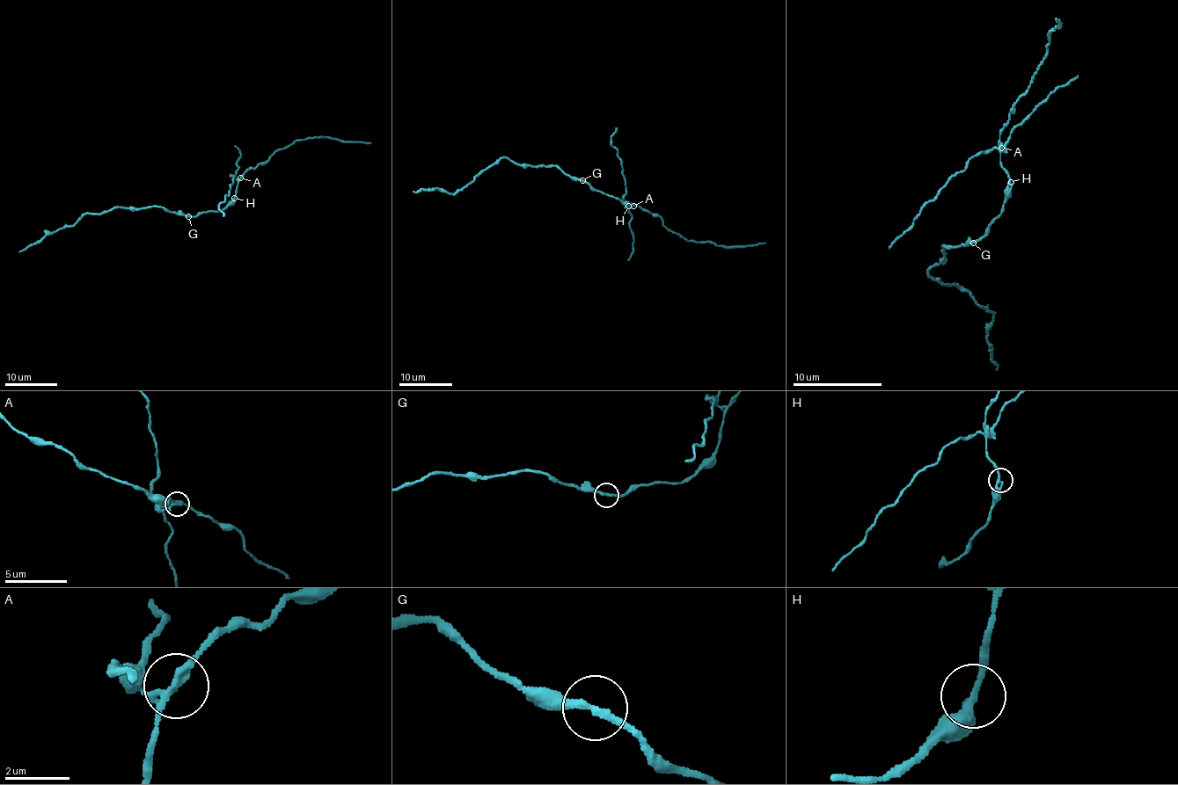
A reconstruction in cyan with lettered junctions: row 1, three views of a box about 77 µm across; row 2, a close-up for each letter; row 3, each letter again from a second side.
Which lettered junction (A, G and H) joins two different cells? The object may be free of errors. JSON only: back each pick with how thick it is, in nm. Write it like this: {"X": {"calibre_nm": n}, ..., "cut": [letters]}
{"A": {"calibre_nm": 200}, "cut": ["A"]}

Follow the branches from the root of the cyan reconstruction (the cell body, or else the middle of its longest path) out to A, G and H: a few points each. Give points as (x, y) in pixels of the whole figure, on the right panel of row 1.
A: (990, 226), (1000, 214), (1008, 185), (1008, 173), (999, 159), (1002, 147)
G: (990, 226), (973, 243)
H: (990, 226), (1000, 214), (1006, 203), (1006, 188), (1011, 182)

